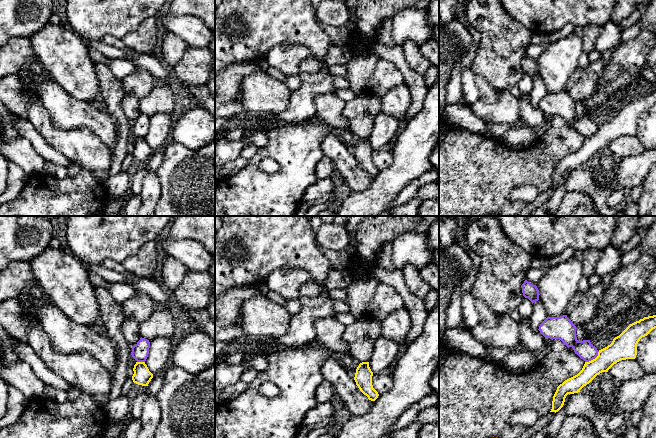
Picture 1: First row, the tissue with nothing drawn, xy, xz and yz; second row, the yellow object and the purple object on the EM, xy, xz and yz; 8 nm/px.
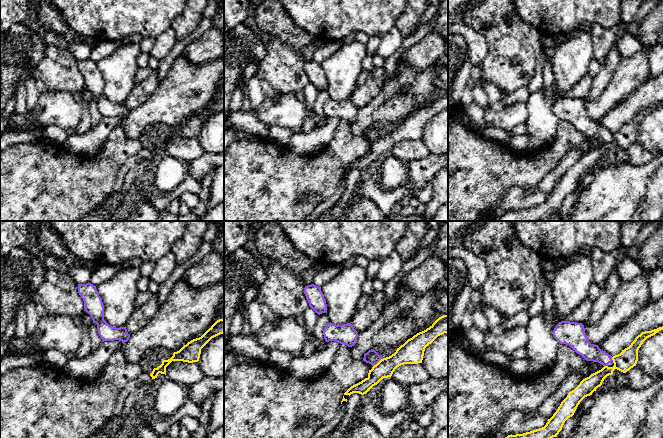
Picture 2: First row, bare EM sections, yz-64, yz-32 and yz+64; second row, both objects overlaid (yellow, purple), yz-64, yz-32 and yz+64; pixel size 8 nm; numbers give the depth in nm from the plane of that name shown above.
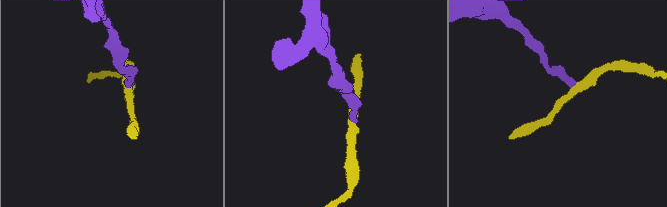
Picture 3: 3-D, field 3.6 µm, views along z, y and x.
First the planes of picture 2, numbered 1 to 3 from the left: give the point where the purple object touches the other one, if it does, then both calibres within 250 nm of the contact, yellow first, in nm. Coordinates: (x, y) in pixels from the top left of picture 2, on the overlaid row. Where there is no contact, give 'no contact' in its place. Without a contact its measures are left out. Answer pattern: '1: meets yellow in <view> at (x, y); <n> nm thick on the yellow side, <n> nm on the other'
1: no contact
2: meets yellow in yz-32 at (378, 362); 160 nm thick on the yellow side, 110 nm on the other
3: meets yellow in yz+64 at (612, 359); 160 nm thick on the yellow side, 140 nm on the other

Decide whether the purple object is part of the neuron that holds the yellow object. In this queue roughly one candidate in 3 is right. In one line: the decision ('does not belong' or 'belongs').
does not belong

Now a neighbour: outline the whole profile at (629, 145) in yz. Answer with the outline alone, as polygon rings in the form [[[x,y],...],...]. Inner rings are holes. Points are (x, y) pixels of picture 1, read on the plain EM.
[[[636,135],[621,136],[614,140],[608,148],[614,156],[620,159],[639,155],[645,150]]]

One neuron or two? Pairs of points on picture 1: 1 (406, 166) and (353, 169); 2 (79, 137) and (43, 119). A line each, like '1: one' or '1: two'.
1: two
2: one

